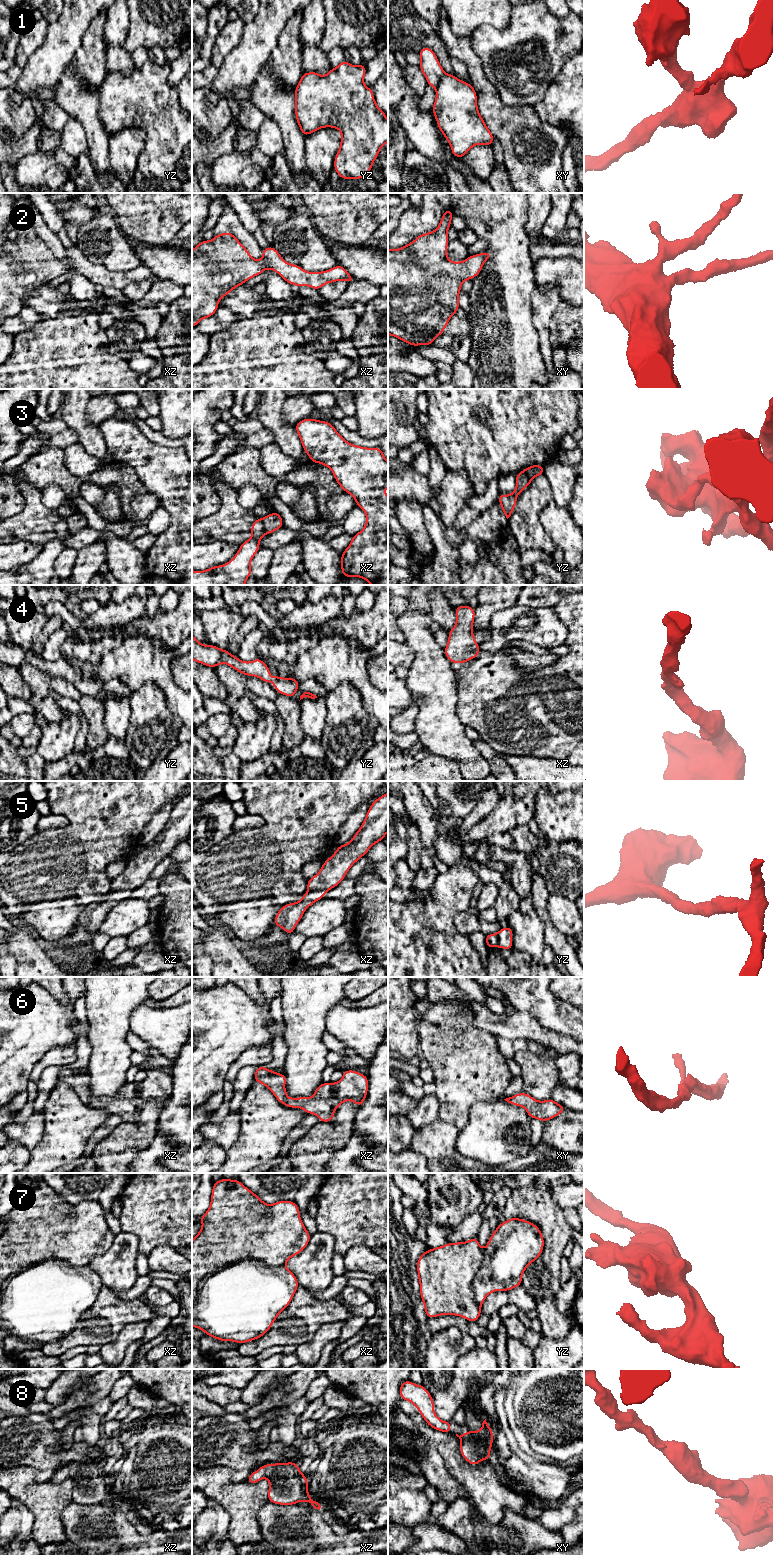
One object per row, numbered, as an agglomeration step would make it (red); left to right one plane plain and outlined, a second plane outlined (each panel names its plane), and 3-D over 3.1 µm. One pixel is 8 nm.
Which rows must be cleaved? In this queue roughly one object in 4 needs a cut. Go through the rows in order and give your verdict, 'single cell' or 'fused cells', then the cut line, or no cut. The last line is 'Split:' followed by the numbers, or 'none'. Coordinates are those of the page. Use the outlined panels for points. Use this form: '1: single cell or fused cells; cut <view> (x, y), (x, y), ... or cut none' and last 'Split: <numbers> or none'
1: fused cells; cut xy (444, 72), (435, 88)
2: single cell; cut none
3: fused cells; cut xz (260, 519), (267, 532)
4: single cell; cut none
5: single cell; cut none
6: single cell; cut none
7: single cell; cut none
8: single cell; cut none
Split: 1, 3

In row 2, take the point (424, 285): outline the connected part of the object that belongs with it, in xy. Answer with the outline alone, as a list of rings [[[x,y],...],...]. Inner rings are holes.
[[[445,209],[434,231],[419,235],[399,249],[388,249],[388,335],[411,346],[433,345],[433,340],[444,332],[450,318],[460,308],[462,283],[475,278],[491,256],[486,251],[464,261],[449,260],[447,231],[453,215],[451,209]]]

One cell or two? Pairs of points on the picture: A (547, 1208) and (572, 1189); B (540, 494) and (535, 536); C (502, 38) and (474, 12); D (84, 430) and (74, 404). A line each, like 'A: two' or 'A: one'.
A: two
B: one
C: two
D: one

